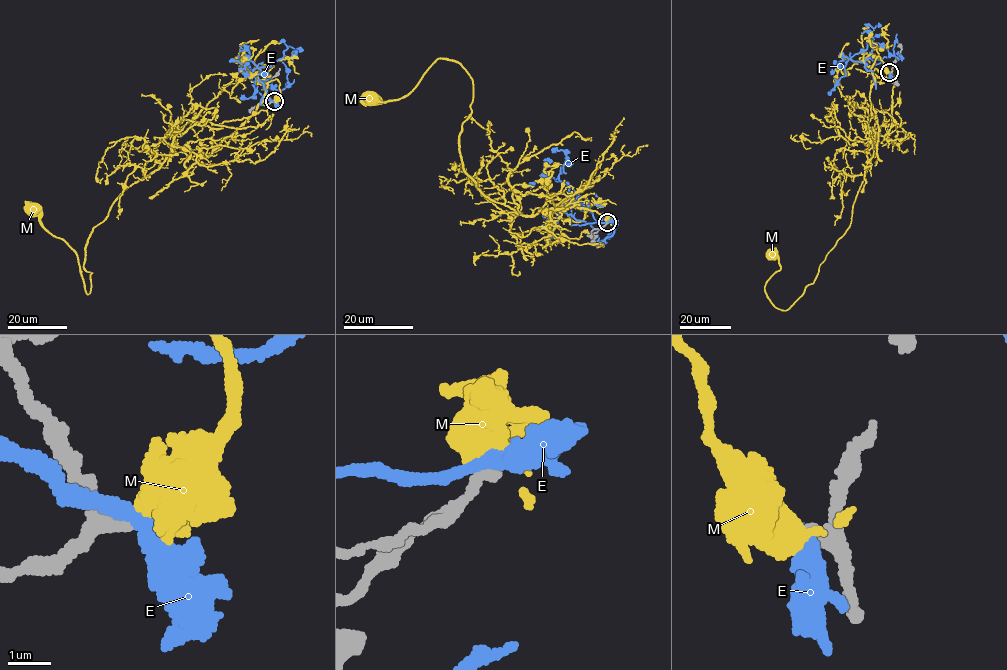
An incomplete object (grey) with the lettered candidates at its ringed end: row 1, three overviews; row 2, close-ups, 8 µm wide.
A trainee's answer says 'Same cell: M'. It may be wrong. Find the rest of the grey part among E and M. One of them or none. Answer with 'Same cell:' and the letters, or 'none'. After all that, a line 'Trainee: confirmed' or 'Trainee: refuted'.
Same cell: M
Trainee: confirmed

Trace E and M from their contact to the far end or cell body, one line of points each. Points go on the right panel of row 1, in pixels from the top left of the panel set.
E: (890, 72), (882, 60), (863, 60), (869, 56), (875, 64), (894, 53), (899, 59), (893, 51), (896, 33)
M: (890, 72), (876, 56), (874, 152), (849, 228), (787, 309), (767, 296), (766, 281), (780, 267), (770, 254)

